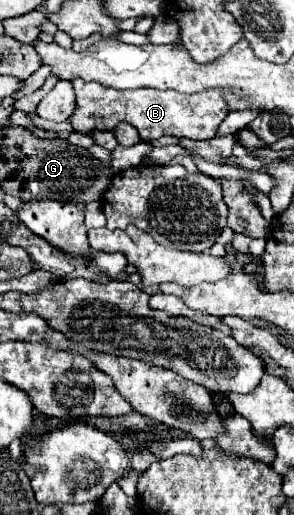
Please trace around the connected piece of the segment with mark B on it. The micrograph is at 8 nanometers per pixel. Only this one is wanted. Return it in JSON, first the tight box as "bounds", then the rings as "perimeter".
{"bounds":[68,78,228,142],"perimeter":[[[74,78],[72,86],[76,92],[76,108],[74,114],[68,118],[68,122],[80,134],[114,130],[120,122],[128,122],[140,132],[140,136],[146,142],[158,140],[162,136],[210,140],[214,138],[218,124],[228,114],[226,100],[222,98],[222,94],[218,94],[218,90],[206,90],[200,94],[182,94],[176,90],[152,90],[152,88],[114,90],[102,84],[84,82],[82,78]]]}

